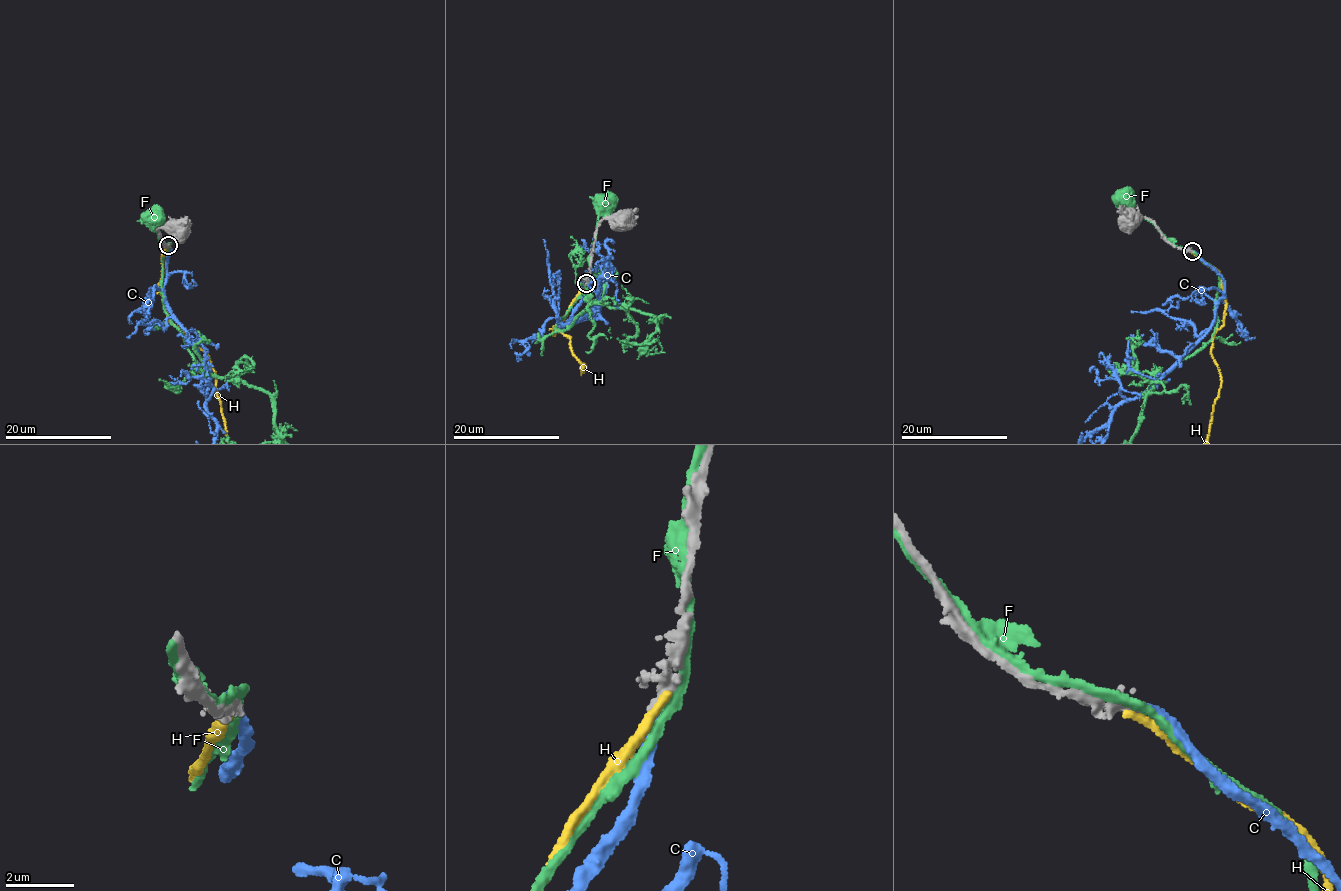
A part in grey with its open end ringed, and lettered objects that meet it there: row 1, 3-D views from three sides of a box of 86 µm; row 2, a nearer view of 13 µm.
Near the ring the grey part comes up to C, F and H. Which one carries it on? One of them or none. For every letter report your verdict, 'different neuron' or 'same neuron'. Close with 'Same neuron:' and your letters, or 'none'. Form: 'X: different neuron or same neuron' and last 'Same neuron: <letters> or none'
C: different neuron
F: different neuron
H: different neuron
Same neuron: none

